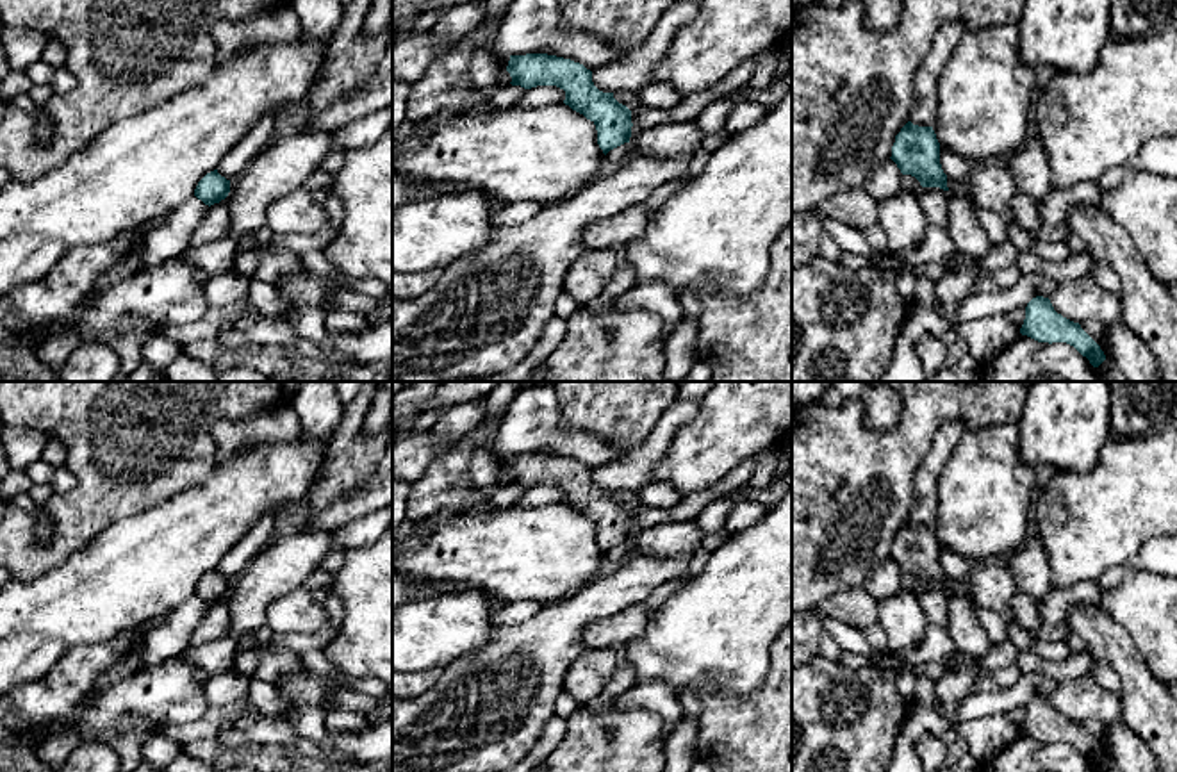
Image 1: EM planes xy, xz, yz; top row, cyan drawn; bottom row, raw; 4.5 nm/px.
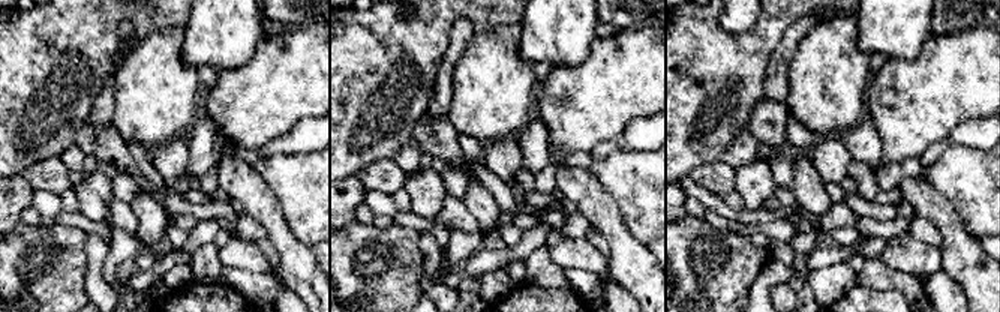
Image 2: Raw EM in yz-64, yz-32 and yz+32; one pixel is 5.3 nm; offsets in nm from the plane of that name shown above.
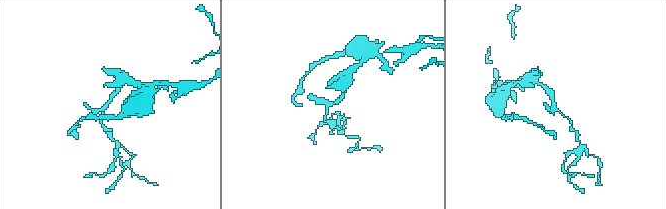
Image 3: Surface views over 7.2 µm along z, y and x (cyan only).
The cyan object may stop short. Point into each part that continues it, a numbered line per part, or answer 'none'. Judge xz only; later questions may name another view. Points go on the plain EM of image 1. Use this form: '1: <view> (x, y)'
none

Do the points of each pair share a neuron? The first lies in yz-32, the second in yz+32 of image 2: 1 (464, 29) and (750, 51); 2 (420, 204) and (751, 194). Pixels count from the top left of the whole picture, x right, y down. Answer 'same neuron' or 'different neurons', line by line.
1: different neurons
2: same neuron

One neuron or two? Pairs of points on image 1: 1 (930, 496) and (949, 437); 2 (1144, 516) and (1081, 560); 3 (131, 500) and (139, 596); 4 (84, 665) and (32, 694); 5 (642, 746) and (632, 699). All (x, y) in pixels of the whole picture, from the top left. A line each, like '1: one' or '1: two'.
1: one
2: one
3: two
4: one
5: two

